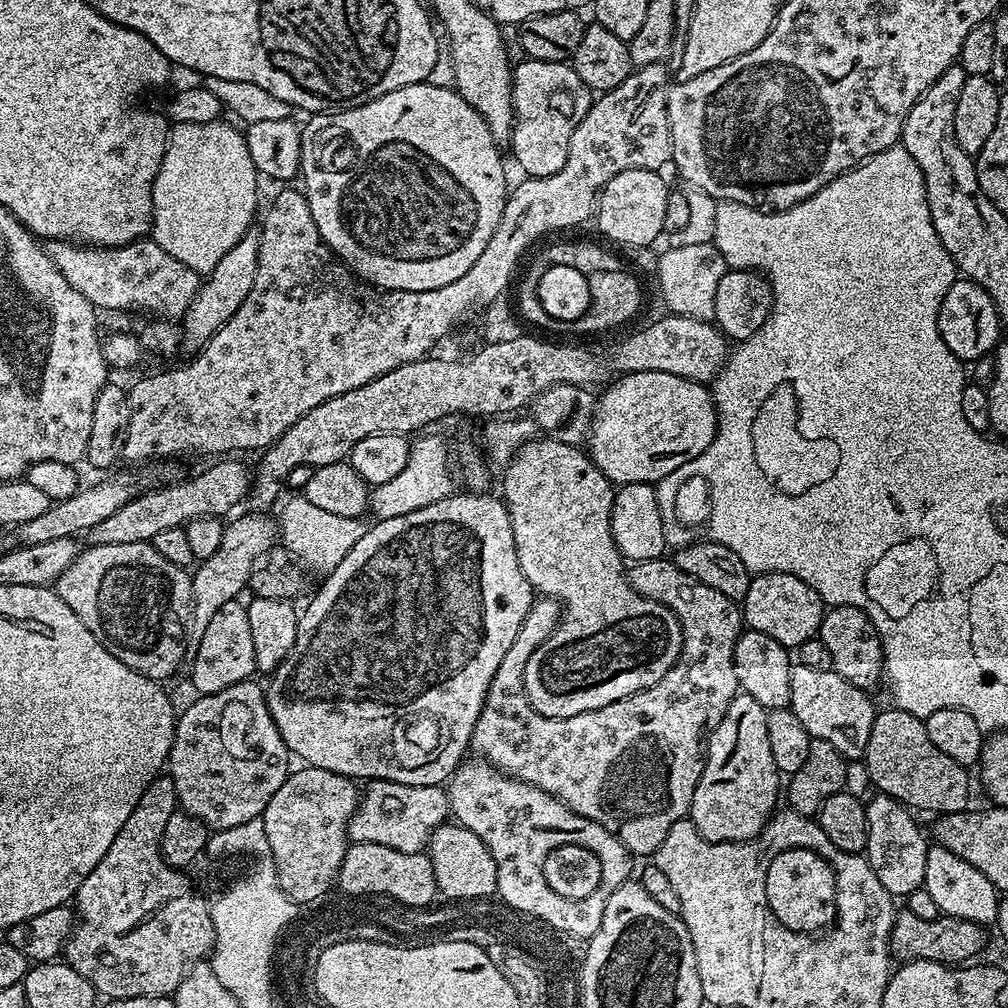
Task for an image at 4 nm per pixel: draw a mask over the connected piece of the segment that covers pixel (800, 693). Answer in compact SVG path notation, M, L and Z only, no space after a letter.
M797 663L790 674L790 690L792 712L798 714L802 726L806 726L812 739L830 742L830 746L834 746L834 750L838 750L838 754L842 754L849 762L863 761L878 711L865 689L846 682L846 678L836 672L810 670L810 666Z

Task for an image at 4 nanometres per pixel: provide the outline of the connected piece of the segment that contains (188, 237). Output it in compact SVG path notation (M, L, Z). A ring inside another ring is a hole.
M219 119L209 124L176 124L171 129L168 138L168 149L164 155L162 166L158 170L156 180L152 183L152 231L151 239L156 241L158 246L162 246L162 250L166 250L166 254L170 254L174 258L178 258L178 262L182 262L186 266L190 266L194 271L201 274L211 272L214 266L218 266L218 258L222 258L222 254L226 254L226 250L230 250L230 246L234 246L241 238L246 235L249 228L253 227L254 220L252 215L256 212L256 180L258 181L258 173L254 162L250 158L250 150L244 141L243 131L238 127L231 128L228 124L222 124Z

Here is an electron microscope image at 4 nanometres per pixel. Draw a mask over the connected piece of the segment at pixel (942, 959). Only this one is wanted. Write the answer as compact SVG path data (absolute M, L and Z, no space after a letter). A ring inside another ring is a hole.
M906 910L897 911L896 921L888 939L891 955L897 961L929 960L949 966L964 966L975 961L984 948L985 925L975 924L966 918L954 918L941 914L938 918L927 920L918 918Z

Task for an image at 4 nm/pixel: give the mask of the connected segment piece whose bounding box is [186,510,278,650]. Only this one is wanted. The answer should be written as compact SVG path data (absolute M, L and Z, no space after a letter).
M249 511L249 516L240 516L237 520L229 519L224 525L224 533L222 534L222 542L218 545L218 550L214 550L214 554L210 554L210 558L199 561L195 565L194 571L191 573L192 577L192 616L188 619L188 635L186 637L186 644L189 649L196 649L198 642L202 642L202 634L206 634L206 626L210 626L210 618L214 618L214 614L218 614L218 610L222 610L222 606L226 606L226 602L237 599L241 594L240 591L245 591L248 588L248 580L252 576L252 570L256 567L258 561L267 554L278 540L278 524L275 519L272 520L268 514L261 514L259 511Z

